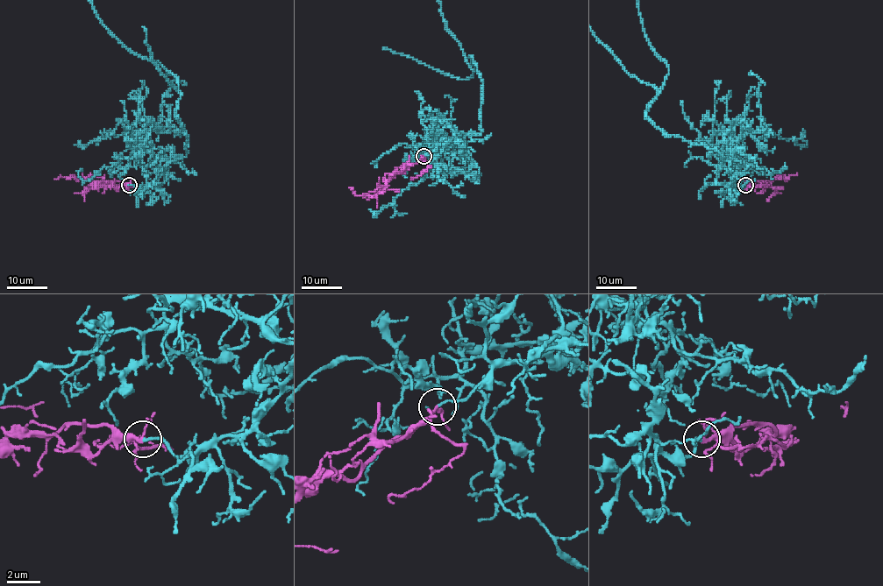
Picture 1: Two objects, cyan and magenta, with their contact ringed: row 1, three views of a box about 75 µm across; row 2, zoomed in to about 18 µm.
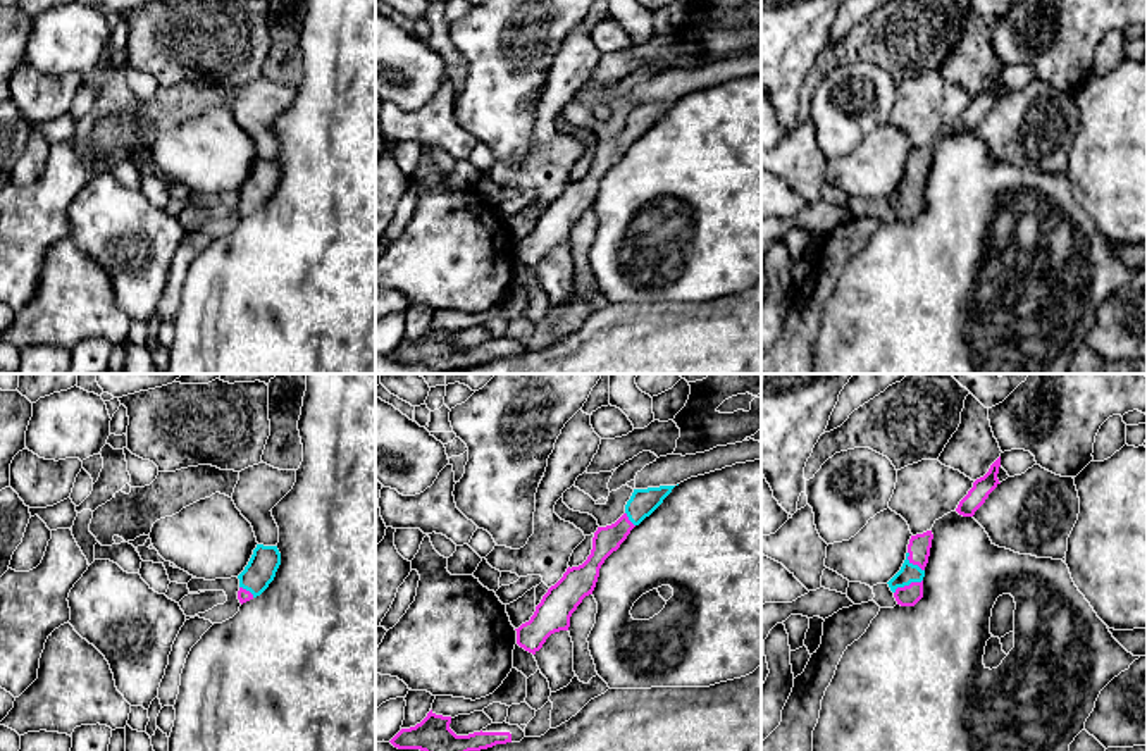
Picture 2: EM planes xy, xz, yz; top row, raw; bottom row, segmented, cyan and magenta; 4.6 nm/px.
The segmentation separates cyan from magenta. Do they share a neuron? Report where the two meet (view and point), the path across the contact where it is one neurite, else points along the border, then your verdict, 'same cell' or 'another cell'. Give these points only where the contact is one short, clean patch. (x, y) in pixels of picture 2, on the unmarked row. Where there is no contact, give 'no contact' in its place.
meets cyan in yz at (906, 198); runs through yz (908, 186), (906, 198), (910, 209); same cell

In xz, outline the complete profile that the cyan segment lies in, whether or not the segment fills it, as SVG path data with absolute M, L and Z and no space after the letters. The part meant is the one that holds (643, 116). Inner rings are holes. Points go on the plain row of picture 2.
M673 102L634 103L625 127L615 138L598 141L594 146L587 174L579 181L568 181L542 210L530 234L515 243L520 262L536 269L551 248L568 245L572 227L586 210L592 208L604 174L620 162L636 140L663 117Z

